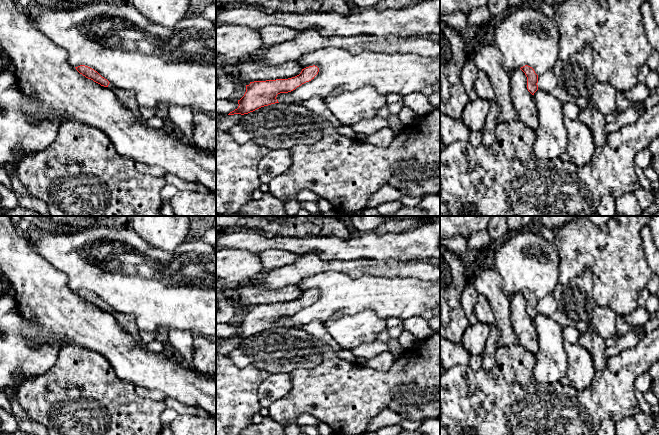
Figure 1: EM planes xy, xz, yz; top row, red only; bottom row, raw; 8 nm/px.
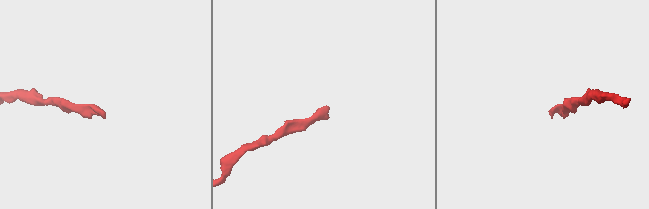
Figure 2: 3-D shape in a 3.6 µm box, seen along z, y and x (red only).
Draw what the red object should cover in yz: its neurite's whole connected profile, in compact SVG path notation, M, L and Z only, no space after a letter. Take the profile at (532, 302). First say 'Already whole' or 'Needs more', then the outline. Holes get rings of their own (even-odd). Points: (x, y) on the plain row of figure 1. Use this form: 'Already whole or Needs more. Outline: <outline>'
Already whole. Outline: M525 289L520 292L527 301L527 313L528 315L534 319L534 317L538 314L538 299L535 297L534 293L528 289Z

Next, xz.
Already whole. Outline: M313 289L302 293L299 299L292 302L250 306L246 309L244 320L238 324L238 332L228 339L244 339L261 331L279 327L276 323L278 318L295 314L314 303L318 296L319 292Z

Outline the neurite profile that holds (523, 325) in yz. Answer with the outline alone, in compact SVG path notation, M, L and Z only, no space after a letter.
M516 292L509 297L509 302L512 326L518 343L536 354L538 351L537 333L533 319L527 313L525 297L520 292Z

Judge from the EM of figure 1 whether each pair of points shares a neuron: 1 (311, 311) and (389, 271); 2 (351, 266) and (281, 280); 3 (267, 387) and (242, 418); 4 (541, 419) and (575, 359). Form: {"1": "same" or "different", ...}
{"1": "different", "2": "same", "3": "different", "4": "different"}

